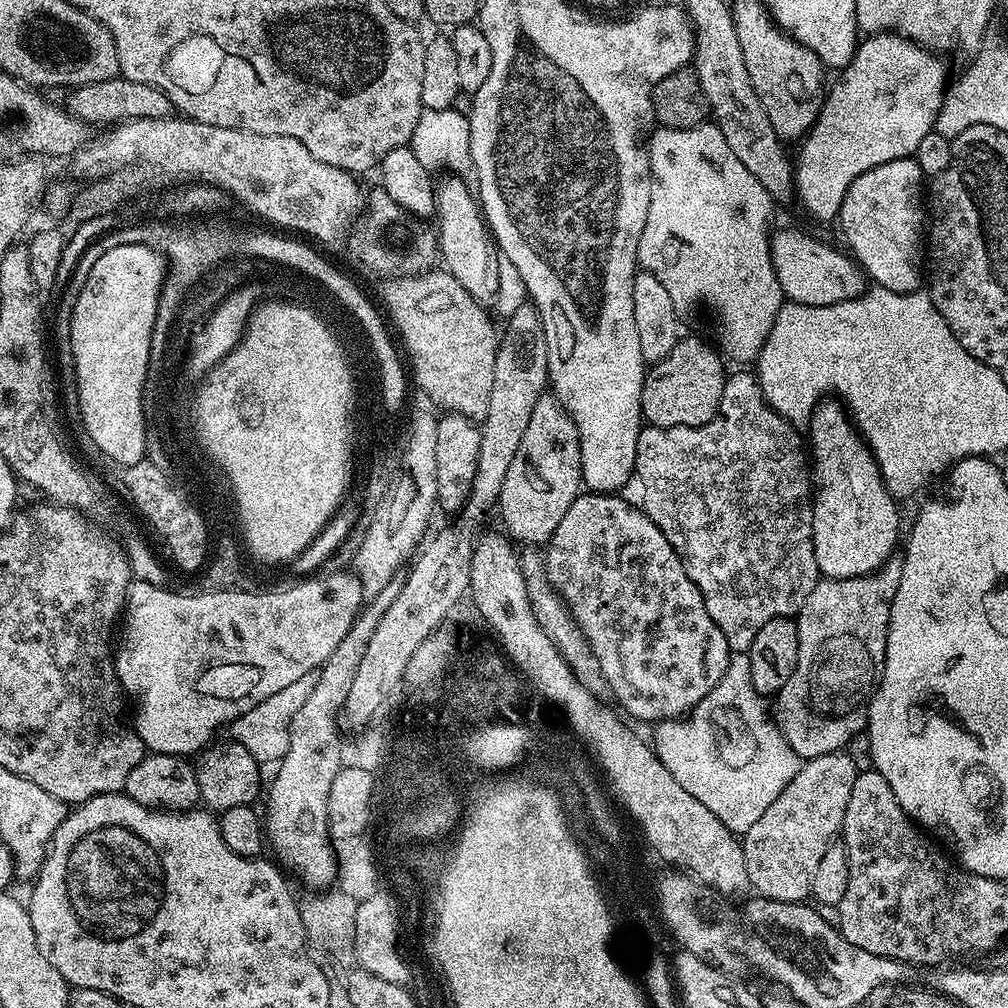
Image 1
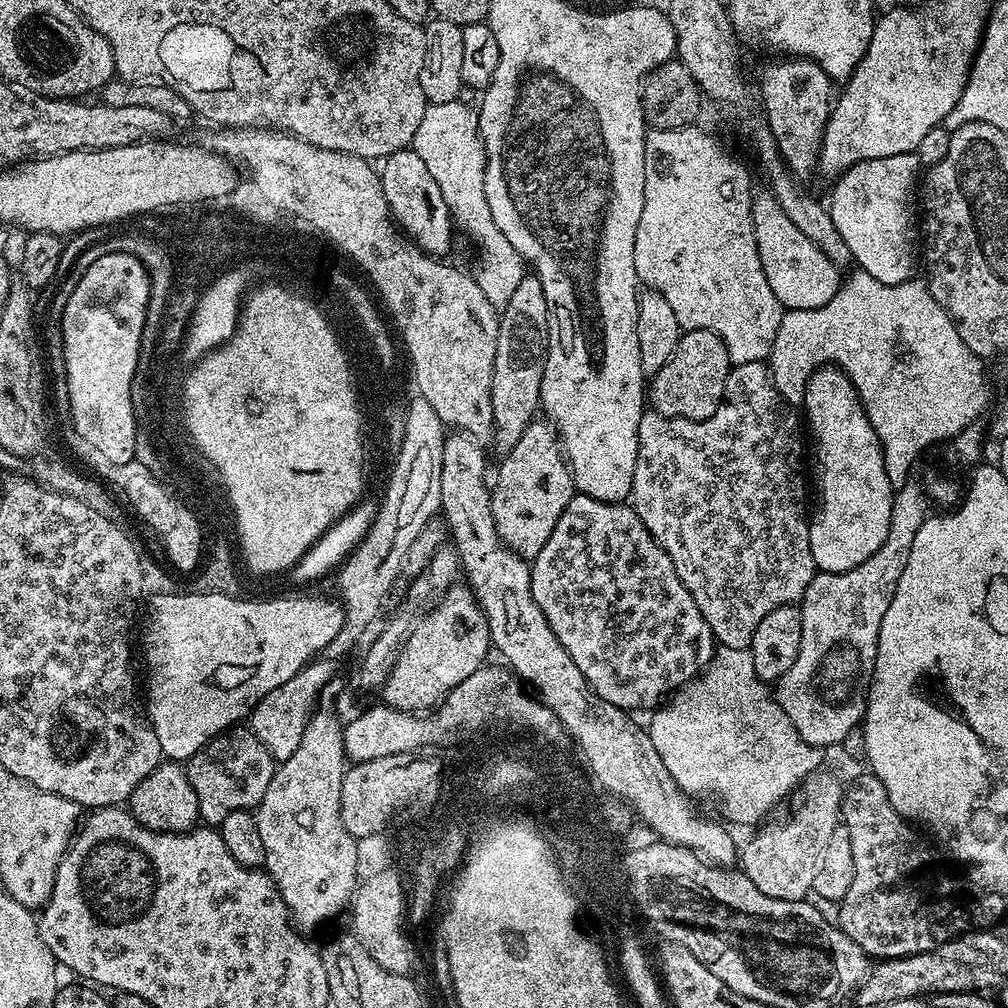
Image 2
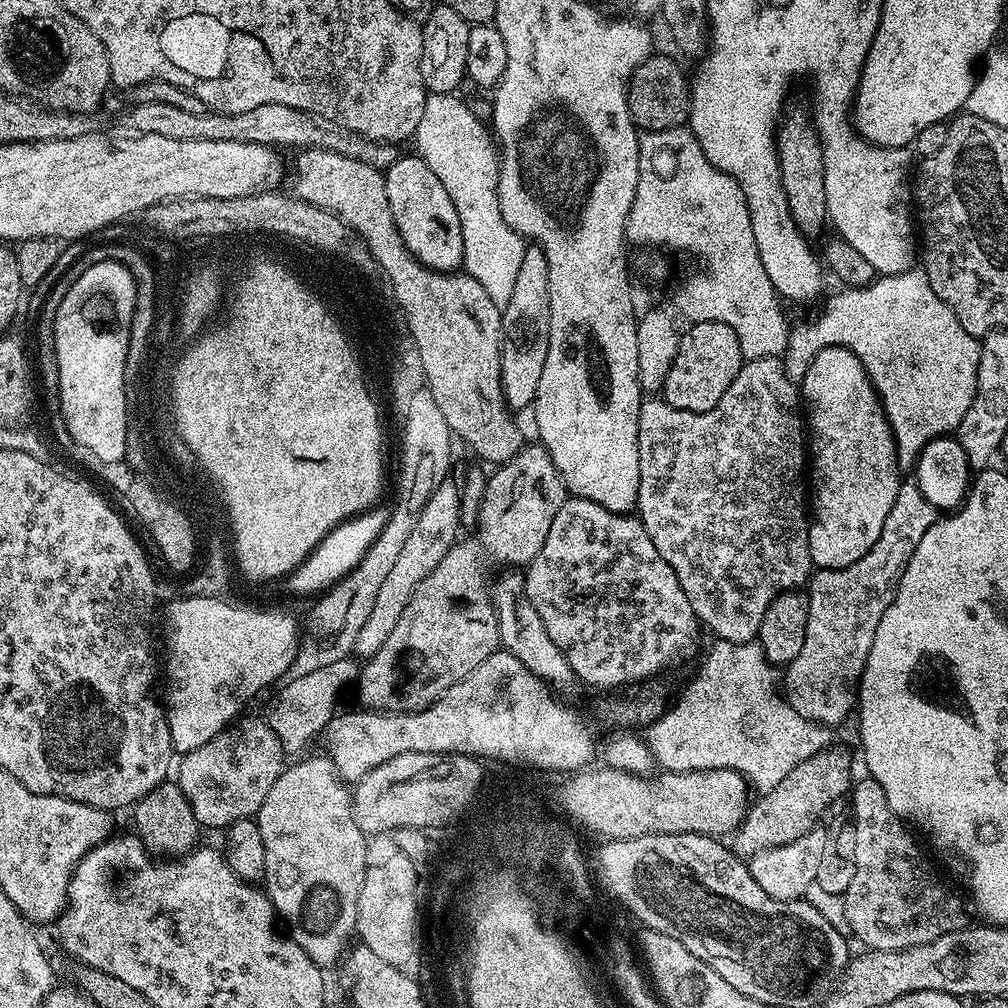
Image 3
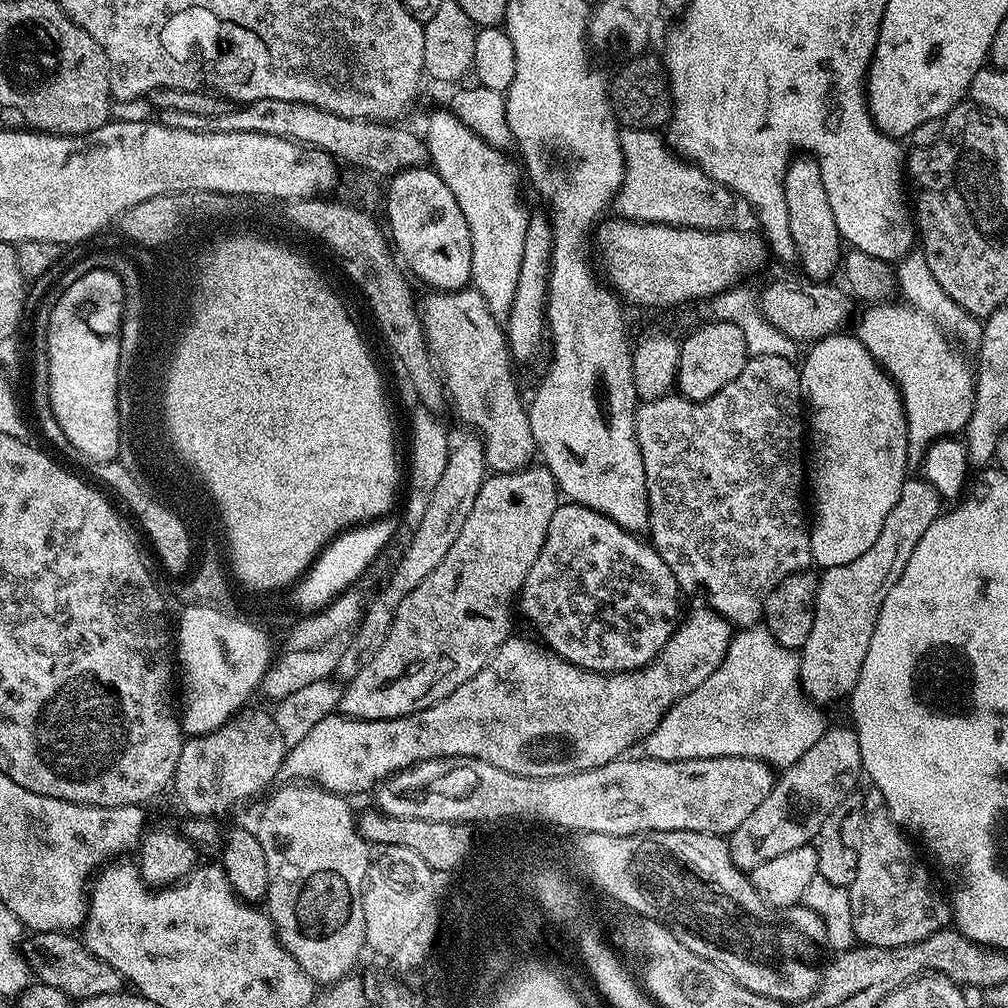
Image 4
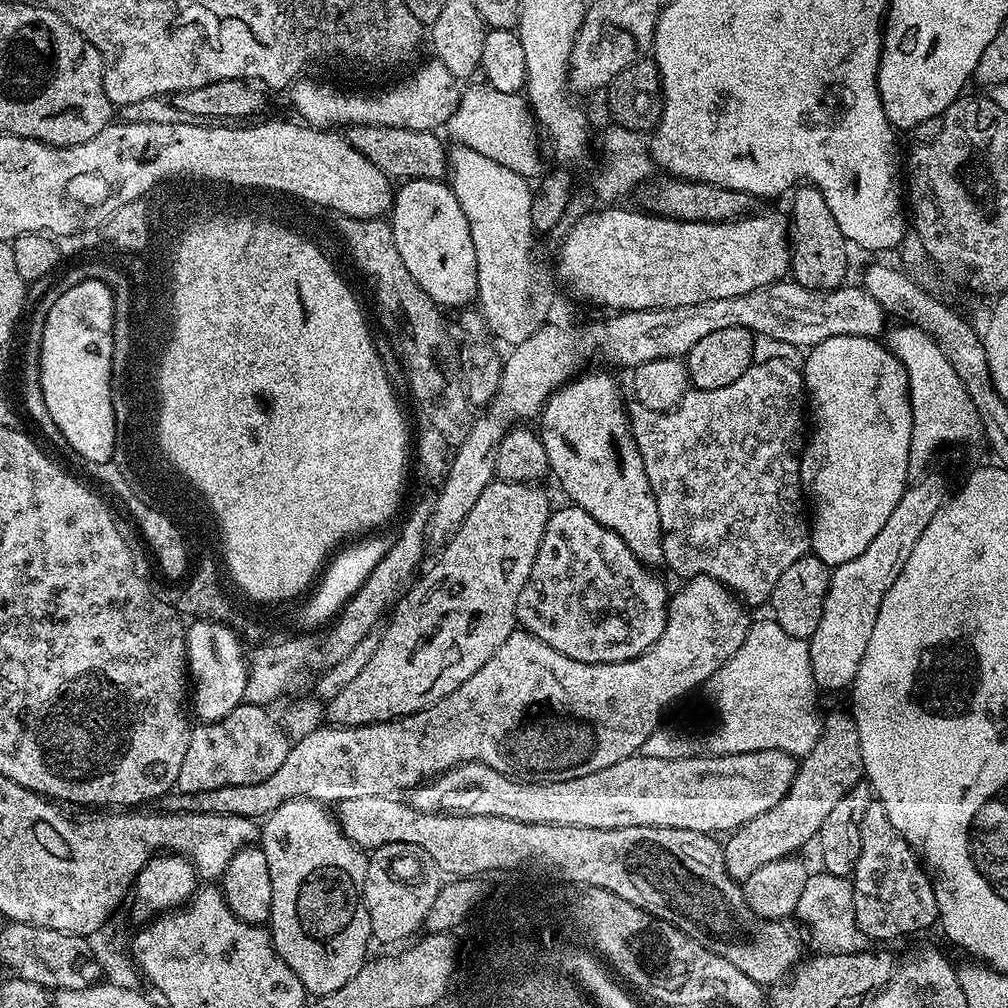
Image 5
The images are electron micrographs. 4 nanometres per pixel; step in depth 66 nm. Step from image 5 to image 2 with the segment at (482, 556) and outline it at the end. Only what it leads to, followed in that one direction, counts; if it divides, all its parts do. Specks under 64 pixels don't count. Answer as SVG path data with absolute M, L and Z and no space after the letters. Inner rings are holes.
M537 418L518 438L518 446L510 450L510 454L499 461L500 469L496 472L496 484L491 485L492 514L494 526L500 535L501 542L507 548L512 548L516 553L525 558L534 558L542 546L546 546L546 538L554 534L554 526L558 526L558 518L562 510L572 500L574 485L572 483L572 471L568 468L567 459L558 443L555 428L551 423ZM457 582L451 585L448 591L436 601L433 608L429 608L412 625L408 641L400 648L394 666L384 680L383 703L387 707L395 708L397 712L427 713L429 710L435 709L436 705L448 695L448 692L454 690L454 686L458 686L458 682L470 678L470 674L474 674L474 670L481 668L489 659L488 652L490 653L490 637L484 612L477 604L476 596L467 583Z

